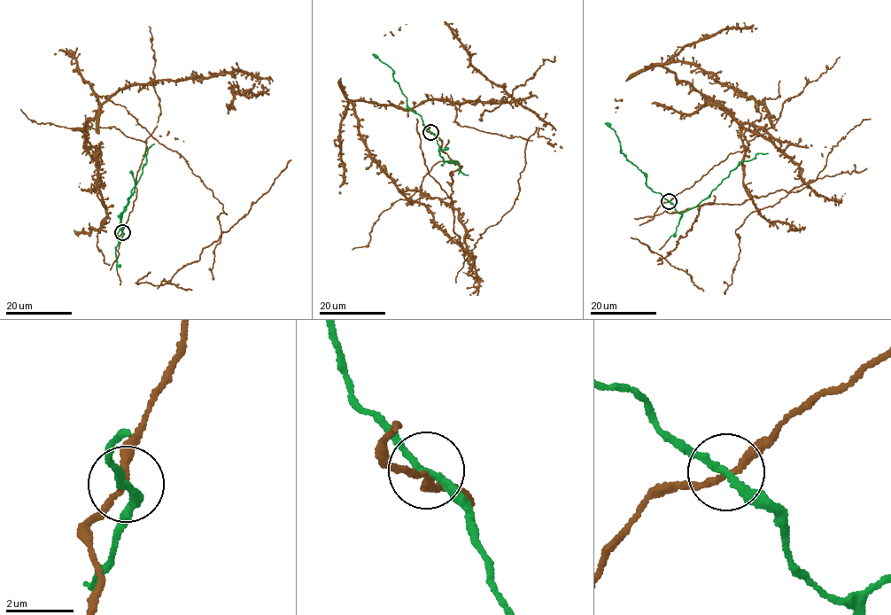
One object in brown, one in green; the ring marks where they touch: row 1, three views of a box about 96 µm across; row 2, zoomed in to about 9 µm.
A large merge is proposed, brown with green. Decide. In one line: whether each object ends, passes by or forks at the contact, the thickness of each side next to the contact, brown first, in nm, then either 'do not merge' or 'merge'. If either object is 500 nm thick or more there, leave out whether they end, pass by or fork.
brown passes by; green passes by; calibres 180 and 200 nm; merge

